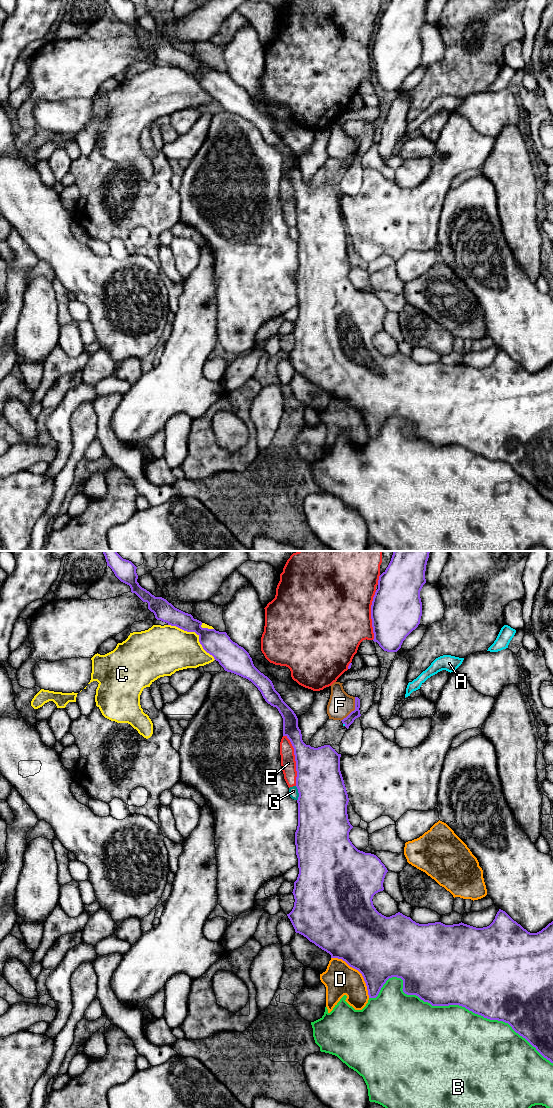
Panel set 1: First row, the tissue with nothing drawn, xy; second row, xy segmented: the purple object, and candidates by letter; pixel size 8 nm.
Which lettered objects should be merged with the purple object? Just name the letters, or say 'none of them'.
none of them

